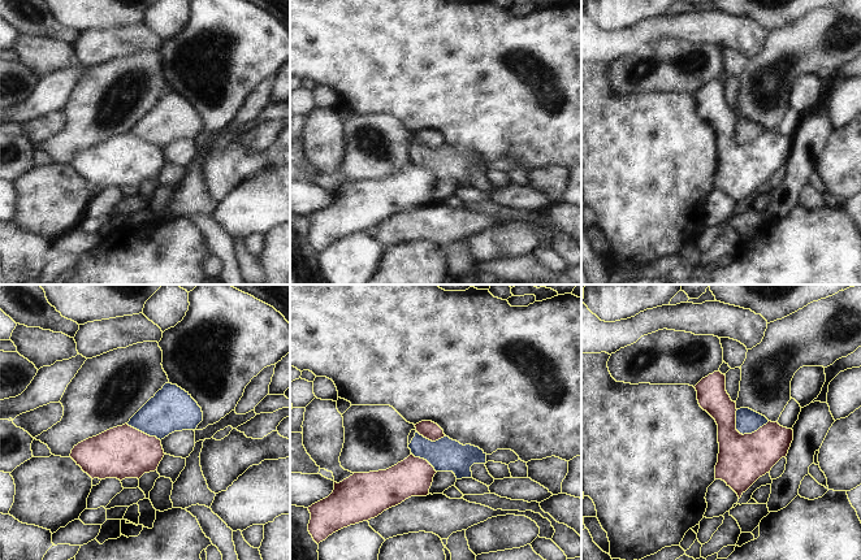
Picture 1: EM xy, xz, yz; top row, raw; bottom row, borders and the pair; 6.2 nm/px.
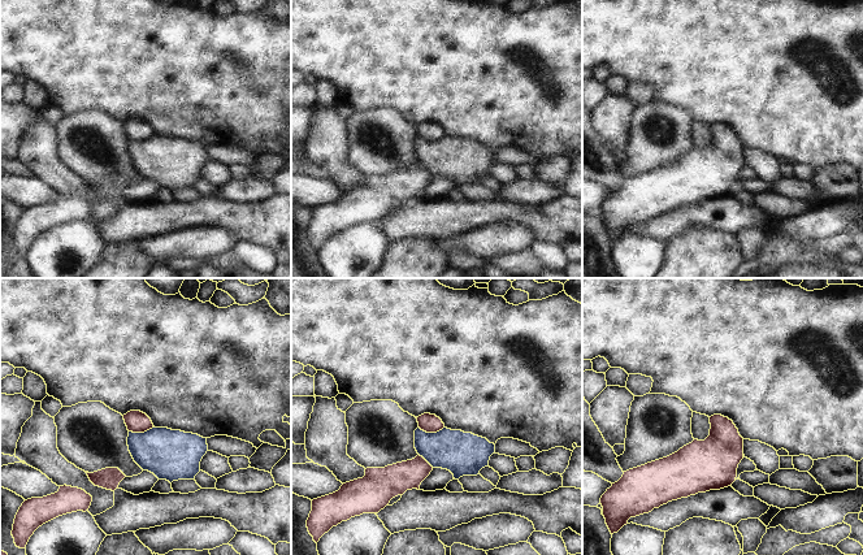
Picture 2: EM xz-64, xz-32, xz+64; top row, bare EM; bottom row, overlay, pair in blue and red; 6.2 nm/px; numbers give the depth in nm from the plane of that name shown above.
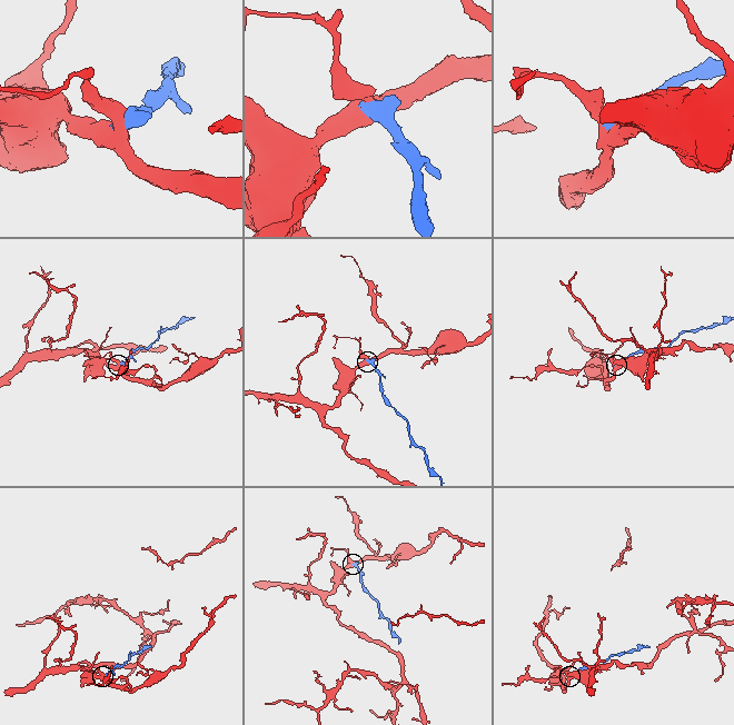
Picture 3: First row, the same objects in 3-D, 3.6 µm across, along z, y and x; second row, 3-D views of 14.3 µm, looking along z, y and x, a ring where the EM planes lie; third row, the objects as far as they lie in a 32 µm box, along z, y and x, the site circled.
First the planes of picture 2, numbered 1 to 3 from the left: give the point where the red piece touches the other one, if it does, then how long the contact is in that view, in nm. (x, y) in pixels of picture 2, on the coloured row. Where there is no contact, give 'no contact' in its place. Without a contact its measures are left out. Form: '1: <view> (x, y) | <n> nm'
1: xz-64 (141, 433) | 160 nm
2: xz-32 (432, 433) | 160 nm
3: no contact

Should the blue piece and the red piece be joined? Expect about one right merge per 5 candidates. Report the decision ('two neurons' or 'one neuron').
two neurons

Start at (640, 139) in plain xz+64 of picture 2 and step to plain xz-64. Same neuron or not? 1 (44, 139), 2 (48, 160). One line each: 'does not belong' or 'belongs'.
1: does not belong
2: does not belong

